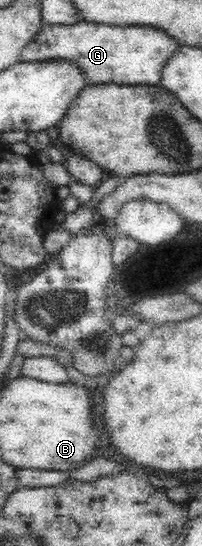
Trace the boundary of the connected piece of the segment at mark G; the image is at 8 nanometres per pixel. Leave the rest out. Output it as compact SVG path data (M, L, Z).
M84 21L74 25L41 22L40 31L23 47L20 59L40 61L71 61L87 83L118 85L159 85L160 72L166 60L180 47L167 33L152 26L108 25Z

